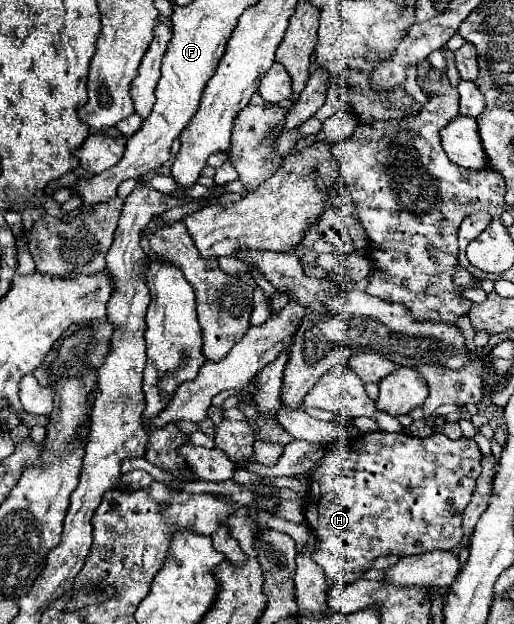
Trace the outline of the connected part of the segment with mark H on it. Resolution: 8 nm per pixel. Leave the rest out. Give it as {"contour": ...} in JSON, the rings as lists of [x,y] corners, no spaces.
{"contour":[[[365,433],[349,443],[329,447],[323,459],[309,473],[311,485],[305,497],[305,517],[315,537],[321,541],[313,559],[325,569],[329,585],[347,585],[359,579],[371,561],[379,555],[415,555],[427,551],[451,551],[459,545],[461,513],[469,505],[473,485],[481,473],[481,451],[475,439],[461,437],[457,441],[445,435],[429,435],[425,439],[409,433]]]}

